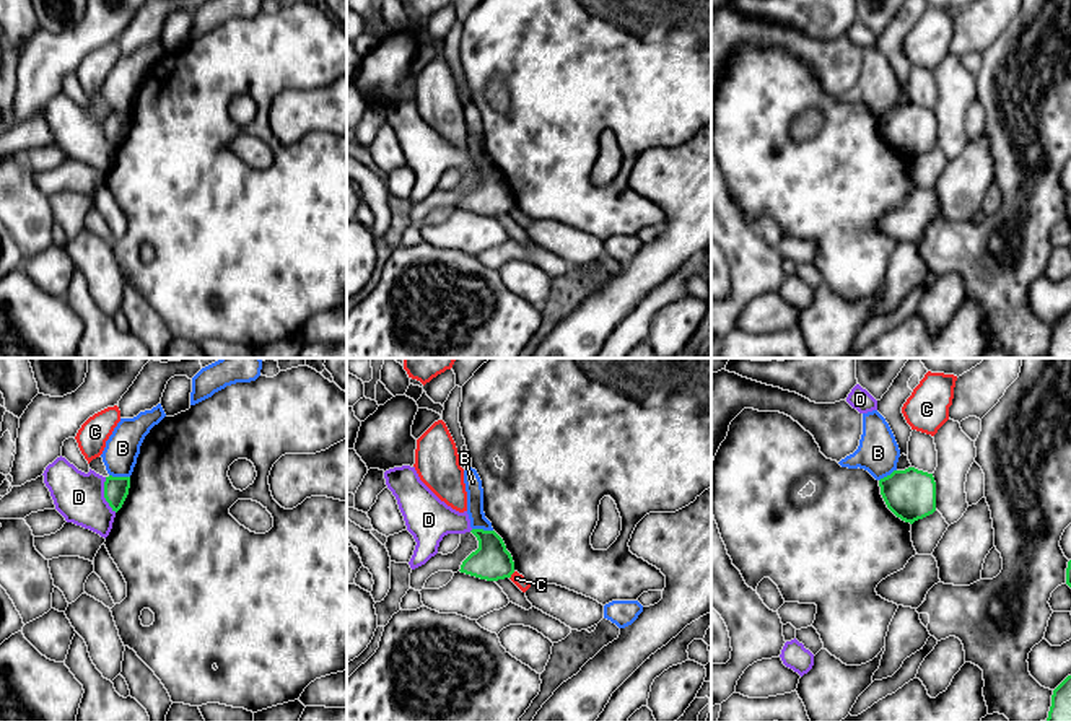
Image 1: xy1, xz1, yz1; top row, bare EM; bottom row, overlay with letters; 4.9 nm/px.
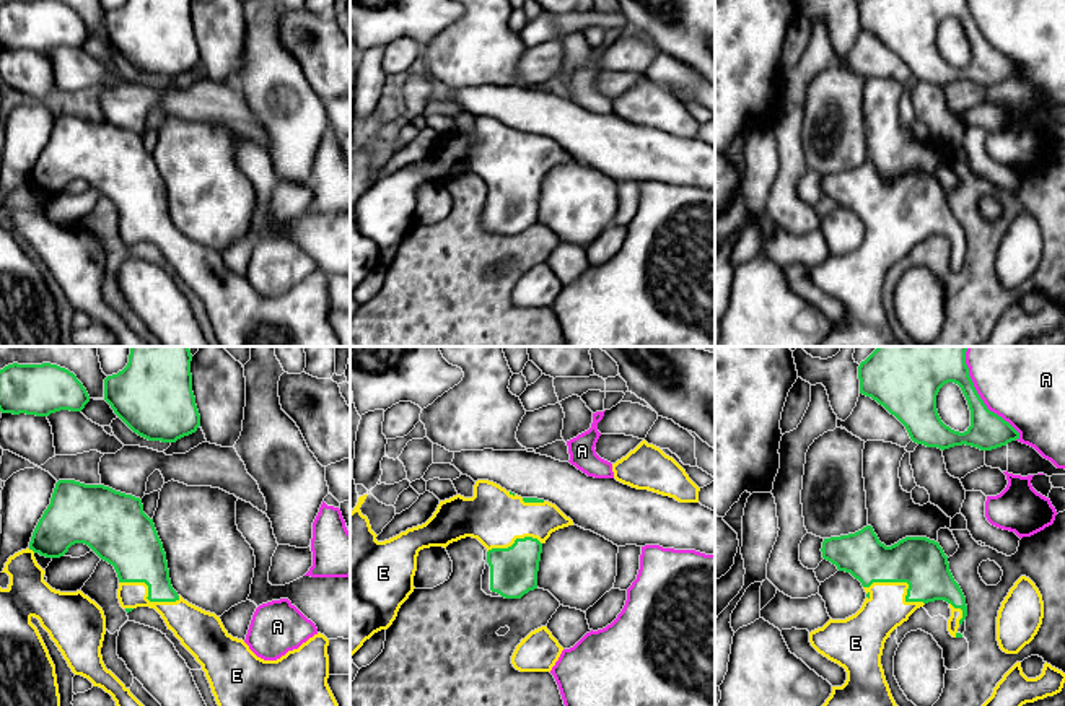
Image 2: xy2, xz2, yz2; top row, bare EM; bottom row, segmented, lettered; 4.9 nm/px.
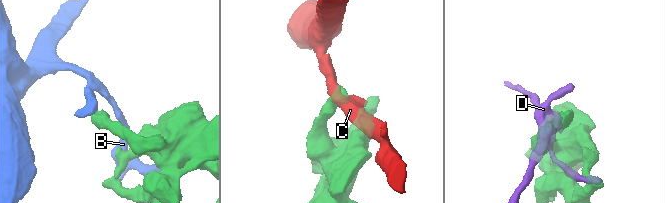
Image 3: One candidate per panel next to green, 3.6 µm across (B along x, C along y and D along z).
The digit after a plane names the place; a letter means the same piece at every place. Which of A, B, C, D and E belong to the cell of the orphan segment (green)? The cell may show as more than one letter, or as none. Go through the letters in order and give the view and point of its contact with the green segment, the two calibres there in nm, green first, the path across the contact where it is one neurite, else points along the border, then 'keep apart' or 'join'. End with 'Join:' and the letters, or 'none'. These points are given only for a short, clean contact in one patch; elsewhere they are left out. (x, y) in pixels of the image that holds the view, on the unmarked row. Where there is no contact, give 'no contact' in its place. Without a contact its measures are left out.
A: yz2 (986, 41) | 180/340 nm | keep apart
B: xy1 (119, 113) | 130/170 nm | along xy1 (109, 109), (129, 113) | keep apart
C: xz1 (511, 209) | 190/60 nm | along xz1 (515, 207), (510, 214) | keep apart
D: xy1 (104, 131) | 130/240 nm | along xy1 (104, 113), (104, 135), (116, 147) | keep apart
E: yz2 (902, 217) | 240/200 nm | join
Join: E

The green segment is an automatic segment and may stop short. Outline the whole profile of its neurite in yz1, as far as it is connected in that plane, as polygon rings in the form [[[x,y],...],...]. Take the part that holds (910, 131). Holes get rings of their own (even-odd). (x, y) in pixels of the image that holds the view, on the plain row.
[[[908,103],[879,116],[887,143],[902,156],[913,159],[936,146],[933,109]]]

